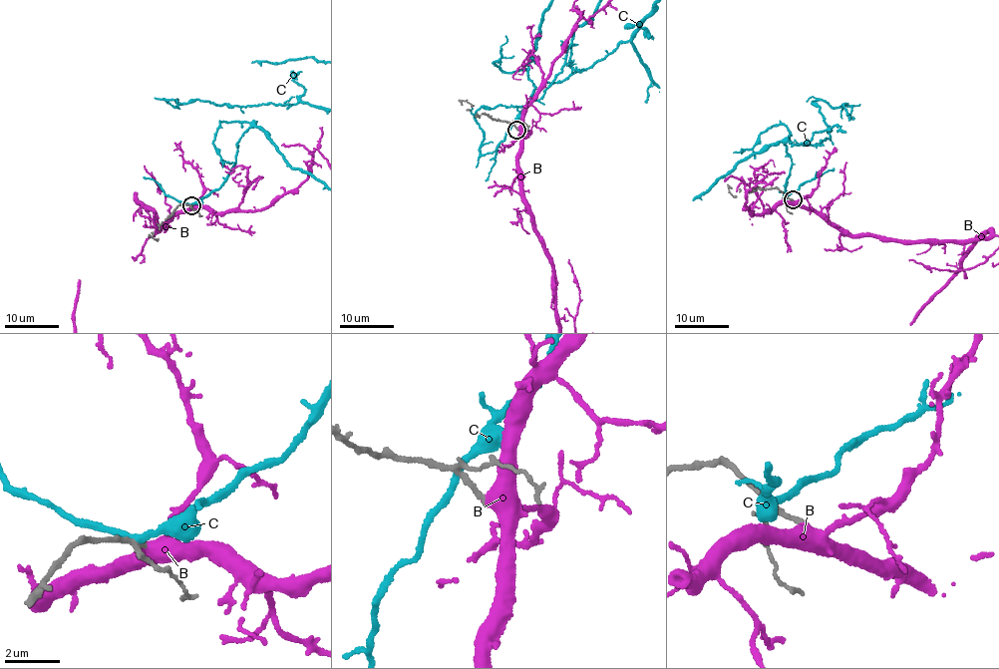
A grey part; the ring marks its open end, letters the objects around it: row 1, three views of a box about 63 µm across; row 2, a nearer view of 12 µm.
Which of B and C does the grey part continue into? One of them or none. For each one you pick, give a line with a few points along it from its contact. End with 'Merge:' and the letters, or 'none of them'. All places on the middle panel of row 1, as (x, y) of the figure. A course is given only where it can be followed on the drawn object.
Merge: B

